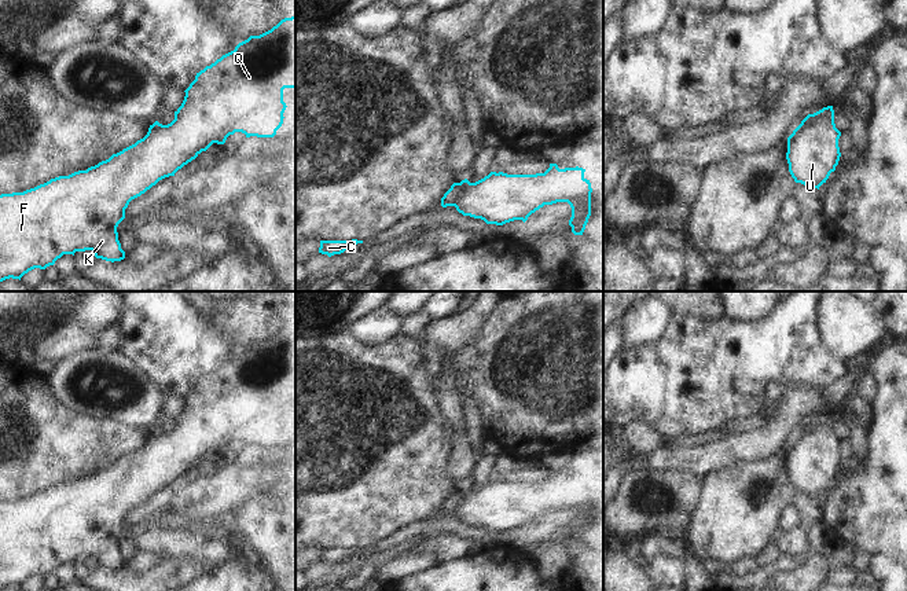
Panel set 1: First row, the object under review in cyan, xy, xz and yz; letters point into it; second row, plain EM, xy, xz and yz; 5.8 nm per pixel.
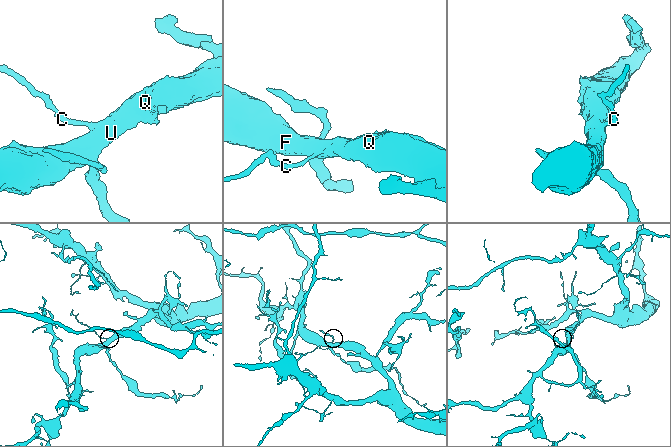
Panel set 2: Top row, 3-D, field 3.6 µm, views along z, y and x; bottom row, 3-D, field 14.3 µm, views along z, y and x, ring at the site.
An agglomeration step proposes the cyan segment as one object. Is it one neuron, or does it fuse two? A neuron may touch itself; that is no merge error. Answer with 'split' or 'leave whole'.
split

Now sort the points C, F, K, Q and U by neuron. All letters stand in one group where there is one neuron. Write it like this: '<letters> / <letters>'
C / F K Q U

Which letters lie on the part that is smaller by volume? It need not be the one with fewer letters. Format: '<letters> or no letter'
C

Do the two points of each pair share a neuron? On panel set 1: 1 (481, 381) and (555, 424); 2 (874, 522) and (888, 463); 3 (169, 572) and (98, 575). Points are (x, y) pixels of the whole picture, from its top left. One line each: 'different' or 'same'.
1: same
2: same
3: same

